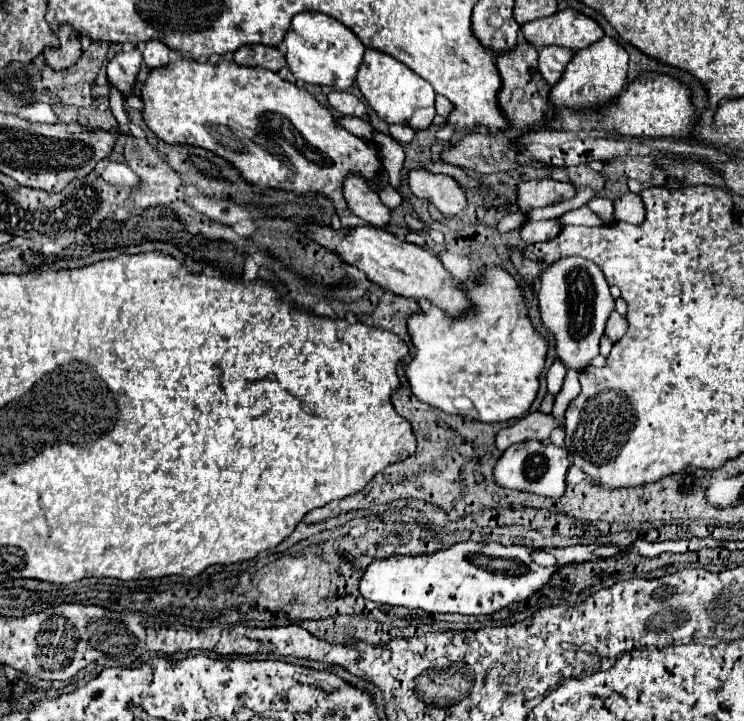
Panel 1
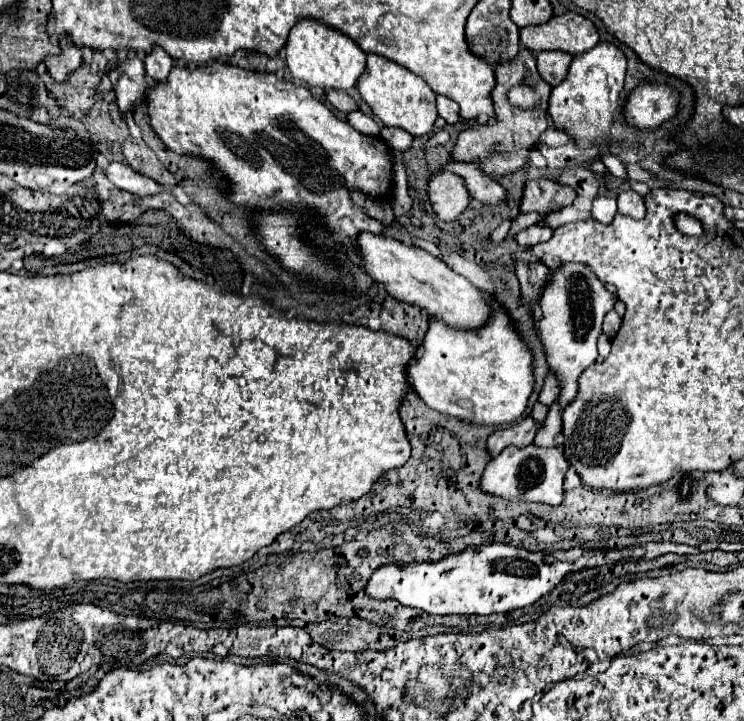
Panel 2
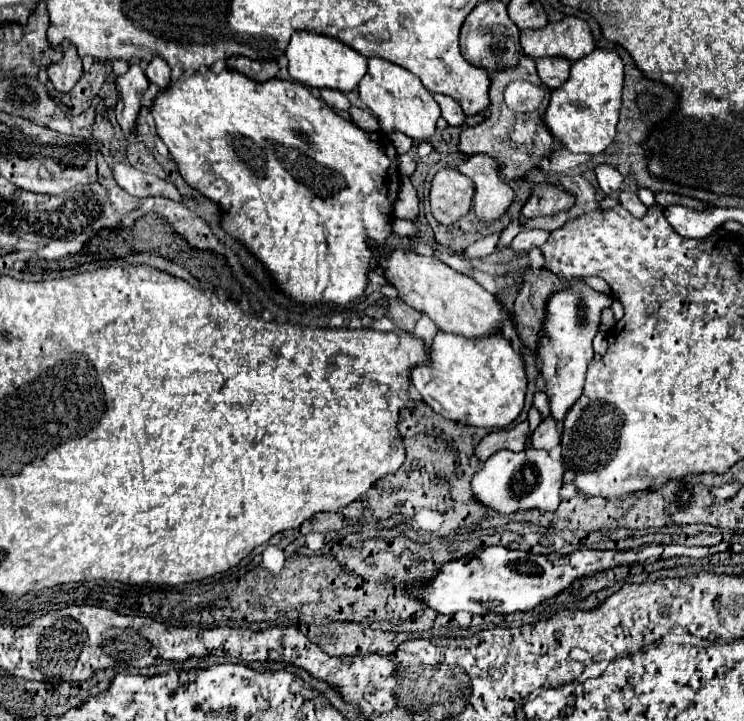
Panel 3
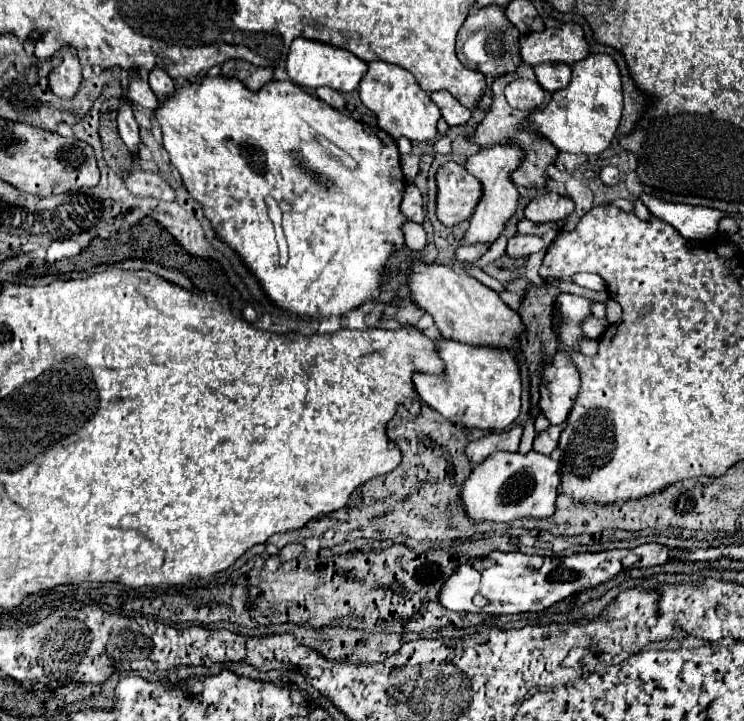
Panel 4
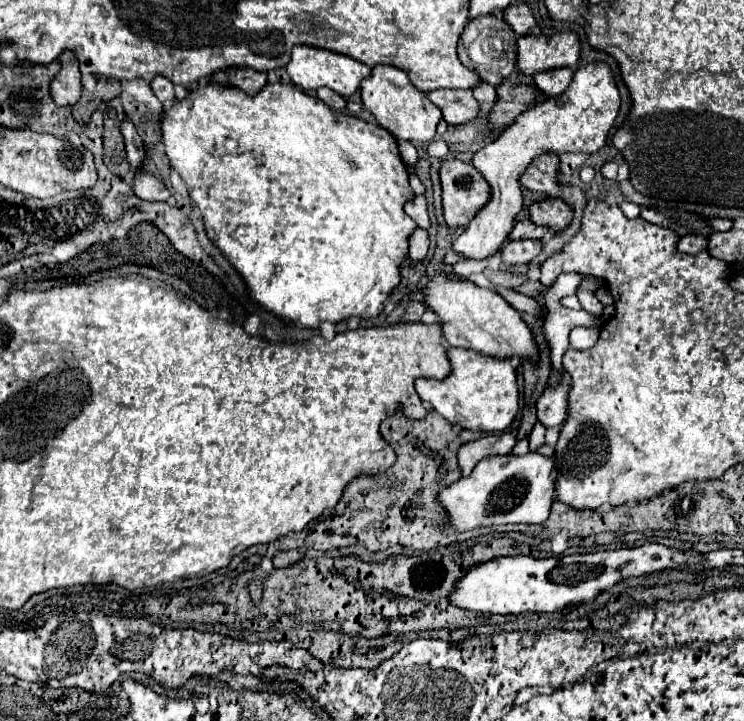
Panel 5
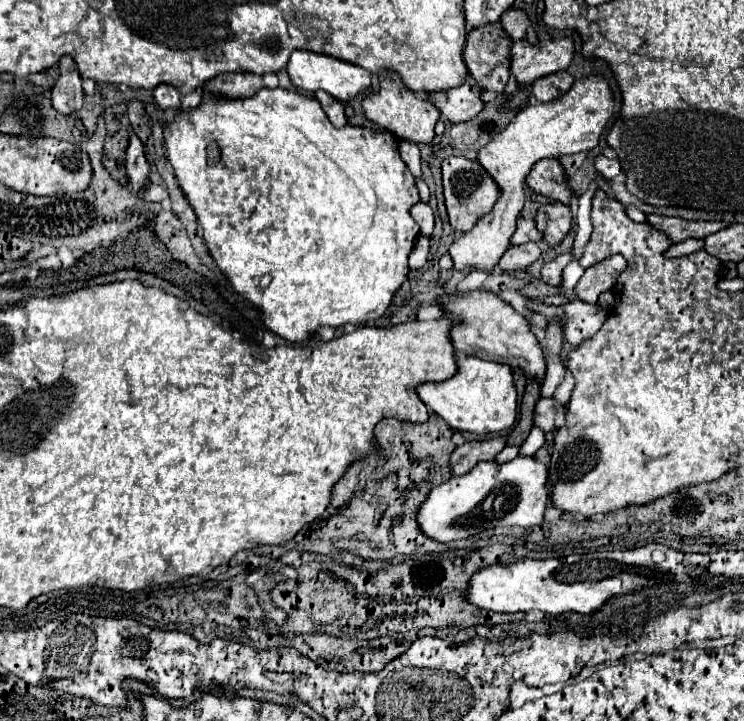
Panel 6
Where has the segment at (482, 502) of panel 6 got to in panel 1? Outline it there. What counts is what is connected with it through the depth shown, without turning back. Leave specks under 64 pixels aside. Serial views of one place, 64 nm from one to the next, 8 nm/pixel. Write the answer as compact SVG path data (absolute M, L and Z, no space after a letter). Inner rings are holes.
M530 440L524 444L512 444L498 460L494 468L494 476L496 476L496 482L504 488L526 490L526 492L534 492L534 494L542 494L542 496L550 496L558 500L566 488L564 478L566 478L568 466L570 466L570 460L564 446L556 446L552 442L542 444L540 440Z

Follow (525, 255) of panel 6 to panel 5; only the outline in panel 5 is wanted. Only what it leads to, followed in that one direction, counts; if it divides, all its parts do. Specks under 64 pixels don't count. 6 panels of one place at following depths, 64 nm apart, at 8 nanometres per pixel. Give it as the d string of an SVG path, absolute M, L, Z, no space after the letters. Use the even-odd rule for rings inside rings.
M508 240L502 248L502 262L506 264L528 264L542 250L540 240Z

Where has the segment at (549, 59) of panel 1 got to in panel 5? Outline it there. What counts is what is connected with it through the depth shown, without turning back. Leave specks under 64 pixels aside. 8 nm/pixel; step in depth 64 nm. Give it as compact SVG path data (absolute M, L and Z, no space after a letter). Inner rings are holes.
M558 68L556 72L540 72L540 76L534 76L534 84L546 96L558 96L572 82L572 74L574 72L570 68Z

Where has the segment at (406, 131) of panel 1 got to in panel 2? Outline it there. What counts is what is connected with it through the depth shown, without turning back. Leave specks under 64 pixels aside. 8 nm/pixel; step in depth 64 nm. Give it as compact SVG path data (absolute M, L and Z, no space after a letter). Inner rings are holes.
M384 128L382 132L380 132L380 136L386 140L386 142L390 142L390 146L394 146L394 148L398 148L398 150L406 150L410 144L412 144L412 134L410 132L404 132L402 128Z

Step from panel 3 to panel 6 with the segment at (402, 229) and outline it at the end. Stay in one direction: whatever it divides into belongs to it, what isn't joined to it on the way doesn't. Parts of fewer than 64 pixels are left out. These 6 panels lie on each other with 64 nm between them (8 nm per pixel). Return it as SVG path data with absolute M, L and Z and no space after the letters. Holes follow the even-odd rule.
M418 234L416 244L414 244L412 252L410 252L410 268L422 268L422 266L426 264L428 248L430 248L428 242L430 242L430 240L428 240L424 234Z

